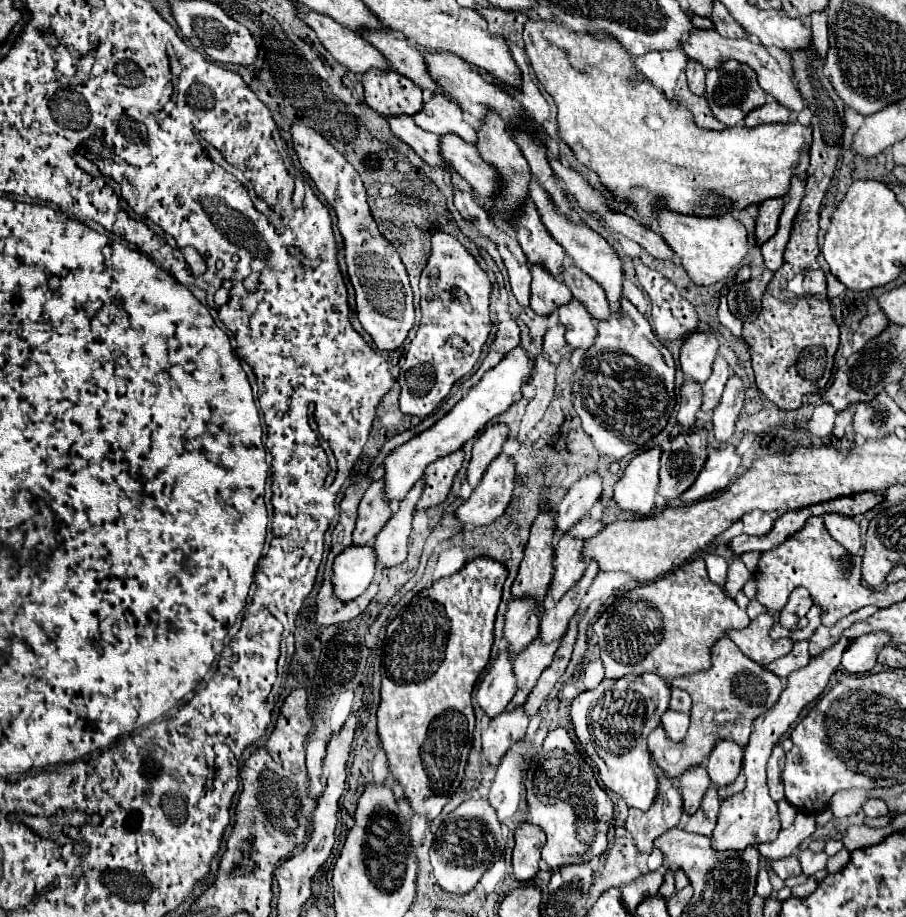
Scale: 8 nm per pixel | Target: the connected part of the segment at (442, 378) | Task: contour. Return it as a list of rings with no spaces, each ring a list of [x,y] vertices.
[[[435,232],[431,236],[431,256],[421,272],[419,288],[421,288],[421,324],[415,338],[409,344],[409,350],[405,354],[405,364],[401,366],[397,382],[401,384],[401,396],[399,396],[401,412],[425,418],[449,394],[453,384],[465,374],[469,374],[477,364],[481,350],[491,332],[489,298],[493,284],[489,282],[487,274],[479,268],[477,260],[465,250],[465,246],[457,238],[445,232]]]

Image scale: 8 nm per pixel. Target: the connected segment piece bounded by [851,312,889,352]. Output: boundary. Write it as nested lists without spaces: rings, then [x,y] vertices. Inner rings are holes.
[[[877,312],[877,314],[871,314],[871,316],[865,316],[857,328],[857,332],[853,334],[853,340],[851,340],[851,346],[853,346],[853,352],[859,352],[865,345],[877,337],[880,333],[889,326],[887,318]]]

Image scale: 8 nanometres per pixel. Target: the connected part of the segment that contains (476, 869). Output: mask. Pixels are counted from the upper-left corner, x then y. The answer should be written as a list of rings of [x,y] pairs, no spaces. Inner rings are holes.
[[[471,798],[459,804],[453,812],[443,818],[435,840],[431,844],[431,864],[435,870],[437,884],[451,894],[467,894],[485,874],[485,870],[501,858],[505,842],[501,838],[501,824],[495,810],[483,798]]]

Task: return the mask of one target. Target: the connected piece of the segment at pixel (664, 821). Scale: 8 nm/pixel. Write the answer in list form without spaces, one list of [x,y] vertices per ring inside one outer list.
[[[651,760],[651,764],[653,764],[653,770],[659,780],[657,796],[655,796],[651,808],[645,812],[631,808],[629,818],[625,822],[625,828],[633,836],[637,850],[645,852],[645,854],[649,854],[653,850],[655,838],[665,834],[669,828],[677,826],[681,822],[681,816],[685,814],[683,796],[681,796],[679,788],[673,784],[673,778],[669,778],[657,766],[655,760]]]

